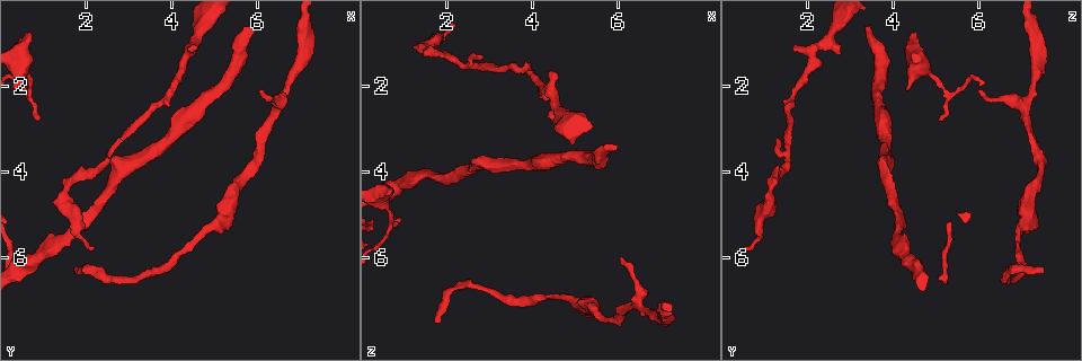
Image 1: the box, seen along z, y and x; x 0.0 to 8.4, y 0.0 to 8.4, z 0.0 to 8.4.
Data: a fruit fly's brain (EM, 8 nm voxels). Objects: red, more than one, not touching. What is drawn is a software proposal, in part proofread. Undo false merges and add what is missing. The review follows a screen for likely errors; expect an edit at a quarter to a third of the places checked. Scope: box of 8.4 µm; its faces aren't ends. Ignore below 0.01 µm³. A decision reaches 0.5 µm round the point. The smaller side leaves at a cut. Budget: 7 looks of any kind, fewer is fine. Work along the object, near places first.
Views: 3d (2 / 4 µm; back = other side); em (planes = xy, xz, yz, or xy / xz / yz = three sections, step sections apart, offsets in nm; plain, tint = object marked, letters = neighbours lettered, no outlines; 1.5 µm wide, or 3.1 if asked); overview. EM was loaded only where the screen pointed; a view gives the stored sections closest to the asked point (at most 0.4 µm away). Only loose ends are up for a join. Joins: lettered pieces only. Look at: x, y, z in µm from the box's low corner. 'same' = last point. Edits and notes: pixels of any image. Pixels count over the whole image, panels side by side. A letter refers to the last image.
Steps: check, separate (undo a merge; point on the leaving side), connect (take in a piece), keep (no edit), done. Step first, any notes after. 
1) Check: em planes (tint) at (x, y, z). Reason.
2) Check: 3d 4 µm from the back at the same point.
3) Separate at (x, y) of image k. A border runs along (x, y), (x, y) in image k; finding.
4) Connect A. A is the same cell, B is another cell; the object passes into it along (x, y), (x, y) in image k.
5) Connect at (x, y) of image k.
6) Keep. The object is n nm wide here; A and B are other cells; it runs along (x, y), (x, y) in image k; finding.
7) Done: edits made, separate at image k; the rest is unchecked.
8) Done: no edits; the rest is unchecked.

Check: em yz step 4 (letters) at (2.10, 5.70, 0.50). Long arm stops here.

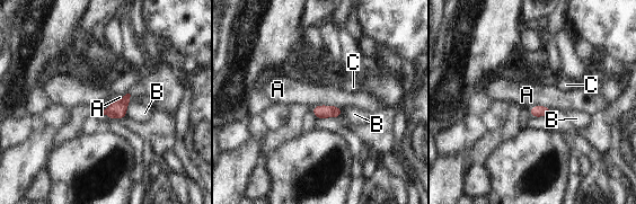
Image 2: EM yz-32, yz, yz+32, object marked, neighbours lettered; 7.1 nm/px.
Check: em planes (letters) at the same point. Cut it another way.

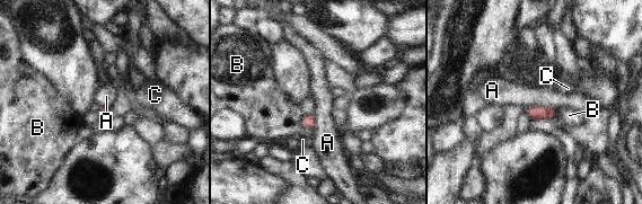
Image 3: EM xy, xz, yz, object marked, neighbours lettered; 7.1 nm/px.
Keep. A, B and C are other cells; a border runs along (526, 108), (543, 106), (556, 111) in image 3; no lettered piece goes on from it.

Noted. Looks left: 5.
Check: 3d 2 µm from the back at (0.85, 2.85, 5.05). An open end.

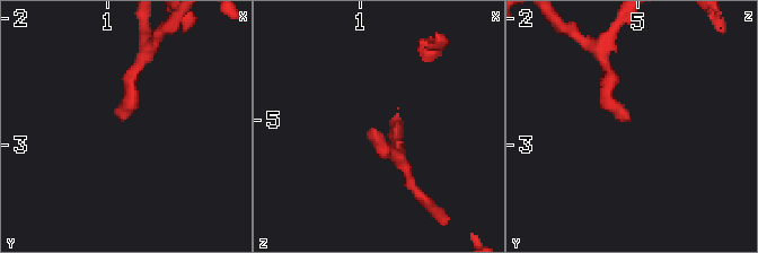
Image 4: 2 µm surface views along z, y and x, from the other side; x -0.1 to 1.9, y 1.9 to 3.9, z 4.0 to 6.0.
Check: em planes (plain) at (0.88, 2.80, 5.06).

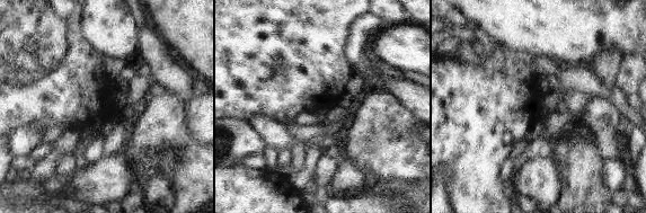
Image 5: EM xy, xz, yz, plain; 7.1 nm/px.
Check: em planes (letters) at the same point.

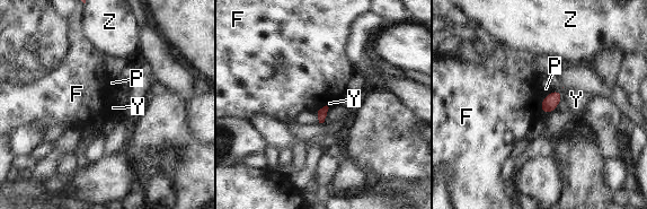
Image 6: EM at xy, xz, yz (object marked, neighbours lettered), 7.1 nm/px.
Keep. The longest contact is with F, 90 nm; F, P, Y and Z are other cells; a border runs along (542, 101), (541, 112) in image 6; no lettered piece goes on from it.

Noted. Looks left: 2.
Check: em planes (letters) at (5.90, 0.65, 3.45). Free end.

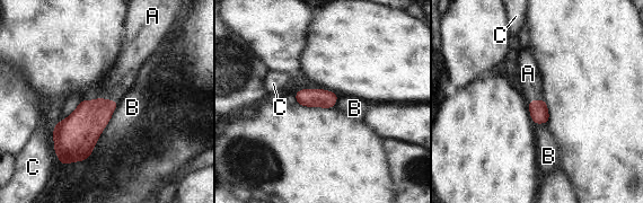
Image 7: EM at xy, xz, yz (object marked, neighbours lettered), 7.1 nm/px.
Connect A. The longest contact is with B, 480 nm; A is the same cell, B and C are other cells; it goes on there.

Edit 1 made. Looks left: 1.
Done: edits made, connect at image 7; the rest is unchecked.

